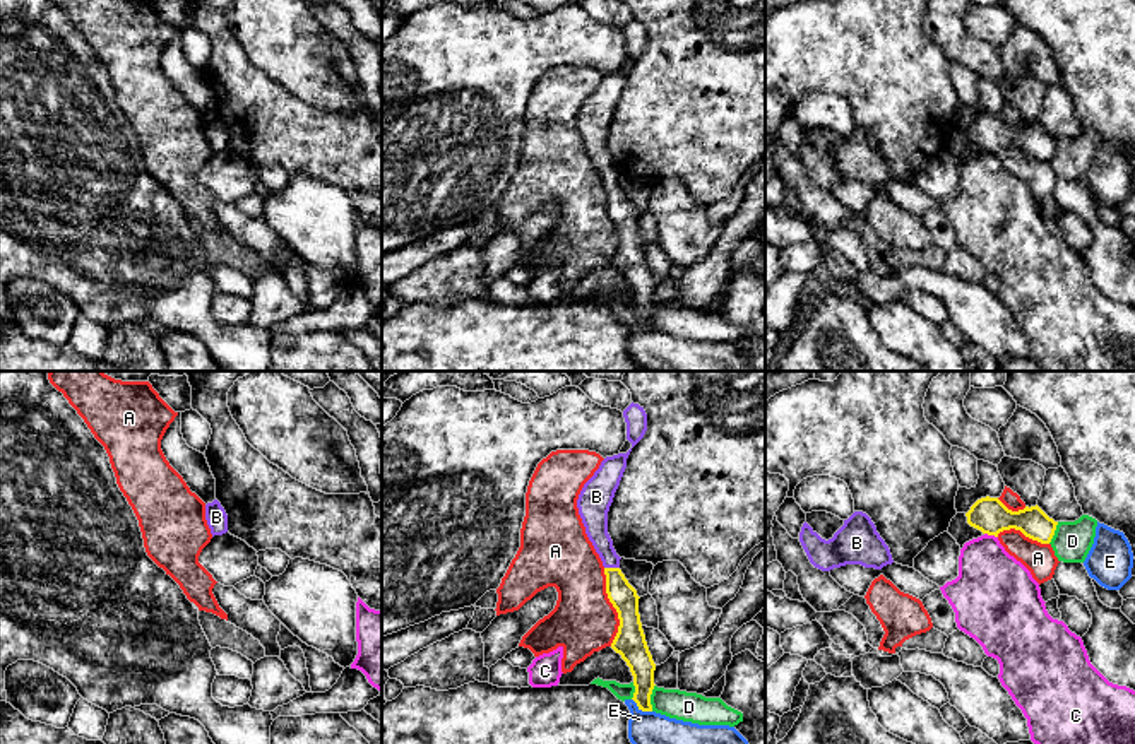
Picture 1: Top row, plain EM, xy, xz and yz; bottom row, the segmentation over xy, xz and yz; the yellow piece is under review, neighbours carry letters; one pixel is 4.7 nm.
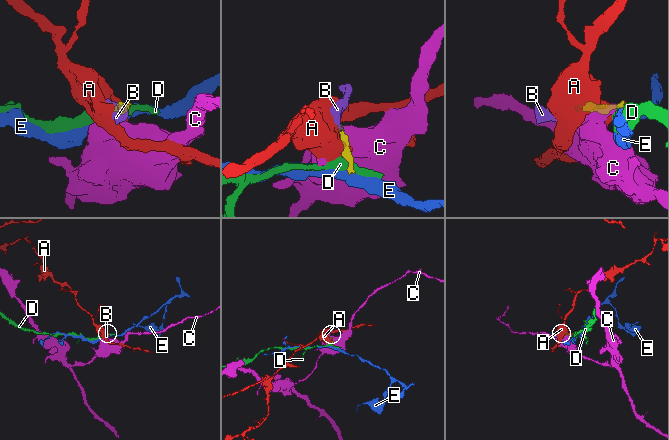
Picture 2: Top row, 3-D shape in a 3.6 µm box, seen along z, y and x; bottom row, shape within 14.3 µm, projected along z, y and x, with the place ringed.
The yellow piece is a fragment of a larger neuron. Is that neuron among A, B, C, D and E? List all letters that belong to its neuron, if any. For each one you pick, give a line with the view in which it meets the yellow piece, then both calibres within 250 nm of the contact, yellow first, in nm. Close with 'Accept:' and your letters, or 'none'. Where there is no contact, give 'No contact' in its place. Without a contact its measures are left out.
B: Touches yellow in xz. Thickness 130 nm (yellow) against 120 nm
Accept: B

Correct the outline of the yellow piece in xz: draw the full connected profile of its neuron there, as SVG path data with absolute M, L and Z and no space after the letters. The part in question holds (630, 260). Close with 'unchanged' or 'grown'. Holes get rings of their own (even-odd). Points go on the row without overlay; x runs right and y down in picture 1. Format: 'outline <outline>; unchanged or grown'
outline M632 65L627 70L606 74L601 79L594 92L584 101L577 116L577 125L585 144L585 151L603 178L606 210L620 236L618 250L611 265L620 270L630 284L635 303L632 316L637 320L639 327L652 328L651 311L656 303L656 280L649 269L640 239L640 214L621 190L621 174L616 171L613 157L608 151L608 128L627 86L630 68Z; grown

